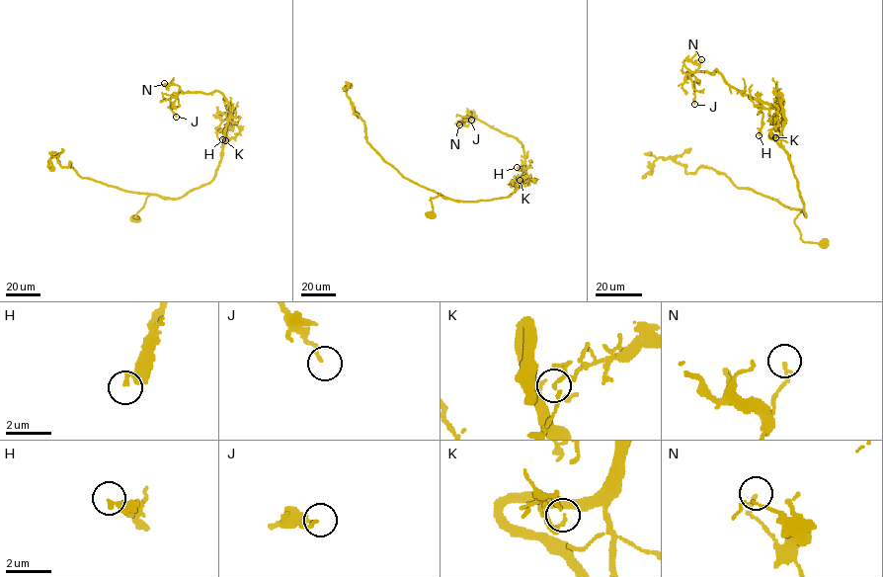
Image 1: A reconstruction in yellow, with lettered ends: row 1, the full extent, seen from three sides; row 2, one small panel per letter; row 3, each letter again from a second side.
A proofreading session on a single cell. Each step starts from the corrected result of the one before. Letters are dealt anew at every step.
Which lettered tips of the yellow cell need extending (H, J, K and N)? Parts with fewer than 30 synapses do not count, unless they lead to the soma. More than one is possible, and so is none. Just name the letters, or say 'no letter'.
no letter

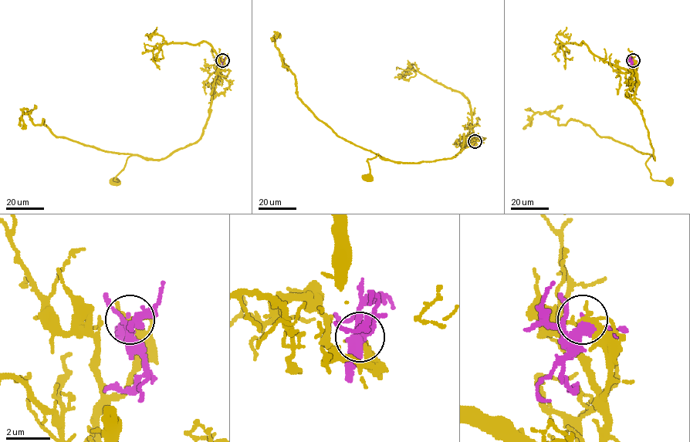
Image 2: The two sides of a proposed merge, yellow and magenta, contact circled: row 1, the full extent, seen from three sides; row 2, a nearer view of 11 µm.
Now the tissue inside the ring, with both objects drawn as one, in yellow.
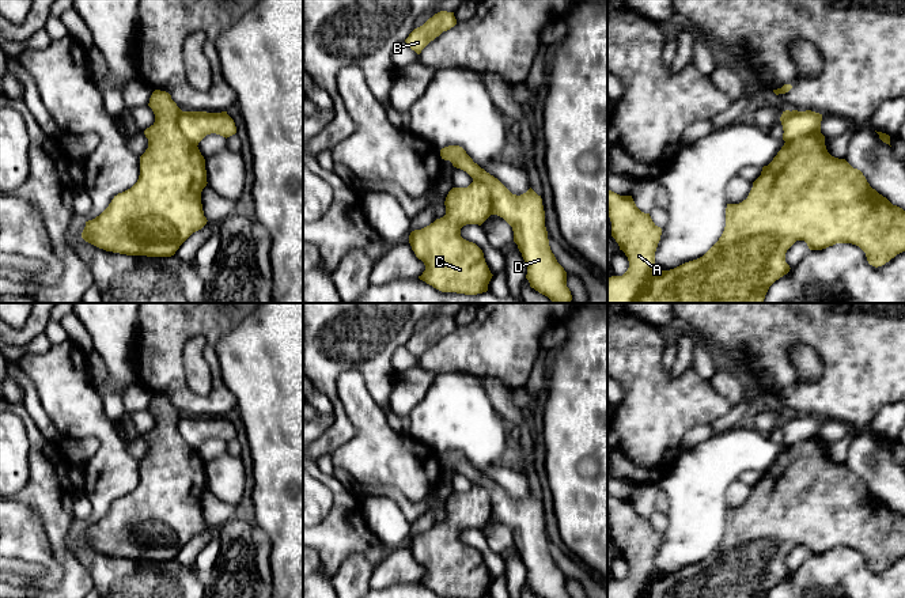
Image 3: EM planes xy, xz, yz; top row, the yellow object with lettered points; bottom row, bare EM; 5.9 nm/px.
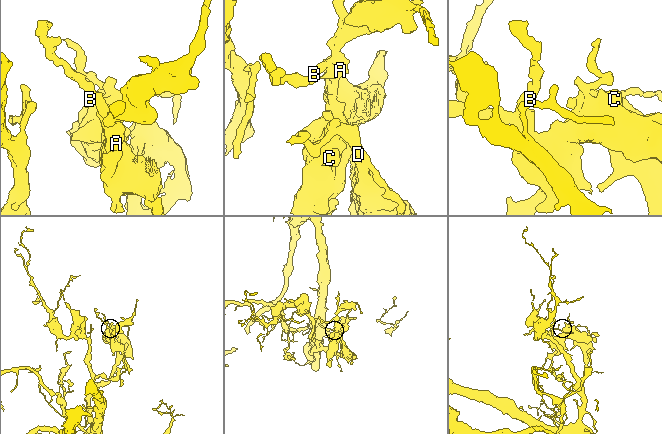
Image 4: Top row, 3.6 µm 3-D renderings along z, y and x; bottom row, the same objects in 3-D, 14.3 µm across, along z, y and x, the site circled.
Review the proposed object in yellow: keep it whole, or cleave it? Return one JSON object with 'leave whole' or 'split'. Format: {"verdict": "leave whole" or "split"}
{"verdict": "leave whole"}

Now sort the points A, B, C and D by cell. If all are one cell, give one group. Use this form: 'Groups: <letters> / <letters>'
Groups: A B C D

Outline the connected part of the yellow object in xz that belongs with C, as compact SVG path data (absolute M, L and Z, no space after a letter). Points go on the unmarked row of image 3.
M459 450L442 453L440 461L466 476L473 487L448 496L443 522L410 537L412 555L425 569L419 583L442 597L486 597L493 579L482 555L463 544L461 533L466 529L481 530L491 519L497 519L512 531L530 591L539 598L571 598L567 576L549 550L541 500L531 492L520 500L512 499Z

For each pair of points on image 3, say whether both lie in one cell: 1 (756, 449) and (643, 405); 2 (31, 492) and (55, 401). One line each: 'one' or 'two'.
1: two
2: two

